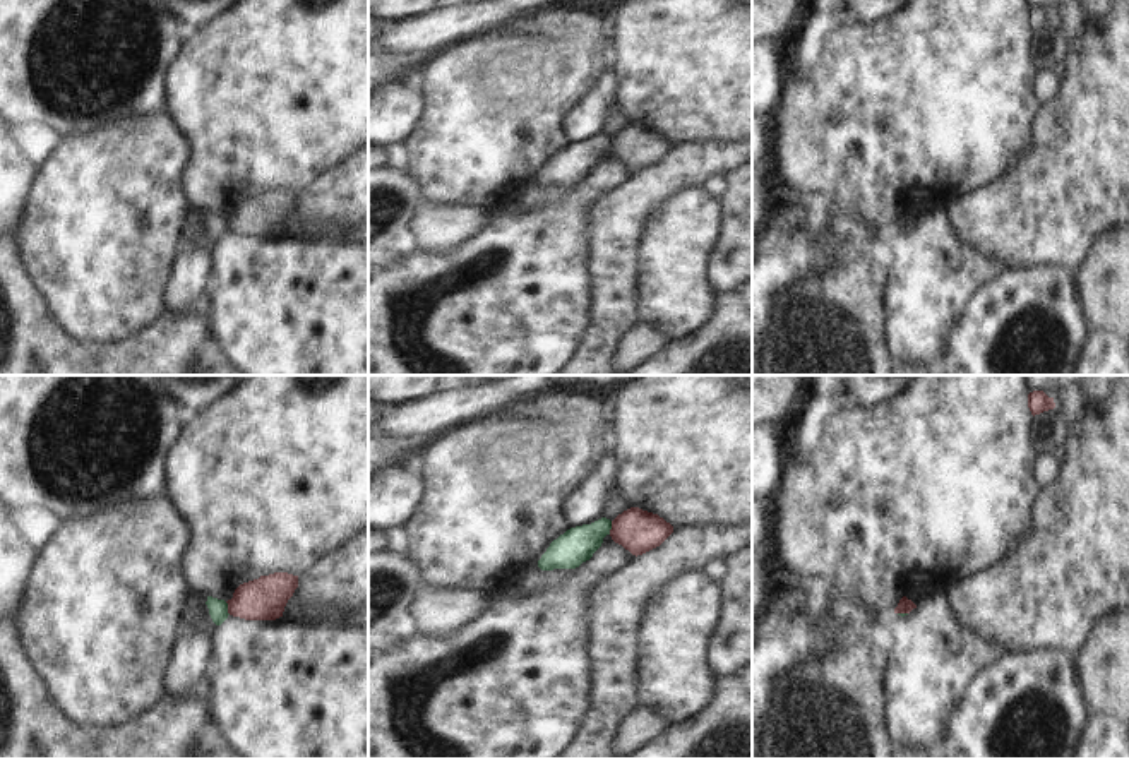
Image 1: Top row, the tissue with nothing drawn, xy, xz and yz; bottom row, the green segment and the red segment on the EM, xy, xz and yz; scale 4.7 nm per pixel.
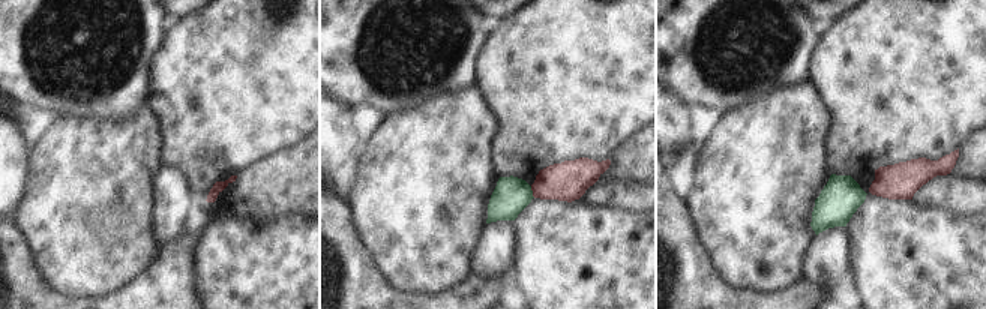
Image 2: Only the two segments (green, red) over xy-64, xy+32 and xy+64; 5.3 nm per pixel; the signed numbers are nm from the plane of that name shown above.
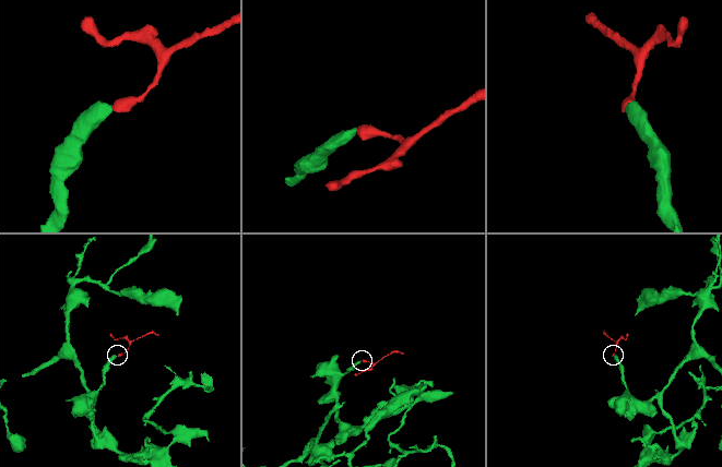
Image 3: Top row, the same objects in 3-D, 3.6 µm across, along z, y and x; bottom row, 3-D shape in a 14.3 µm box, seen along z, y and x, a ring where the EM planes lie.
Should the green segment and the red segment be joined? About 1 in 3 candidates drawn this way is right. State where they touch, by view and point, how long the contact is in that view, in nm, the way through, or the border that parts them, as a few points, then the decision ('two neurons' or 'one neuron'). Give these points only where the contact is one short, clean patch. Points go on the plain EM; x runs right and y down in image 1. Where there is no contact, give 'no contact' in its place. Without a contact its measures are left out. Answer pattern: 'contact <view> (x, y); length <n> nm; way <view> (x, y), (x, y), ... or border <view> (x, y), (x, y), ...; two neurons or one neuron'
contact xy (226, 225); length 70 nm; border xy (225, 218), (230, 230); two neurons

